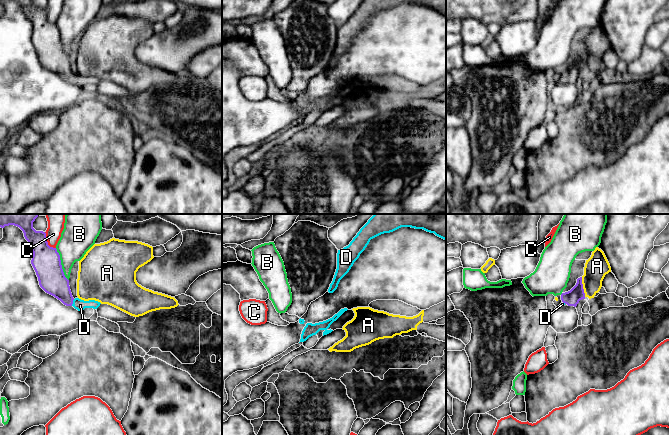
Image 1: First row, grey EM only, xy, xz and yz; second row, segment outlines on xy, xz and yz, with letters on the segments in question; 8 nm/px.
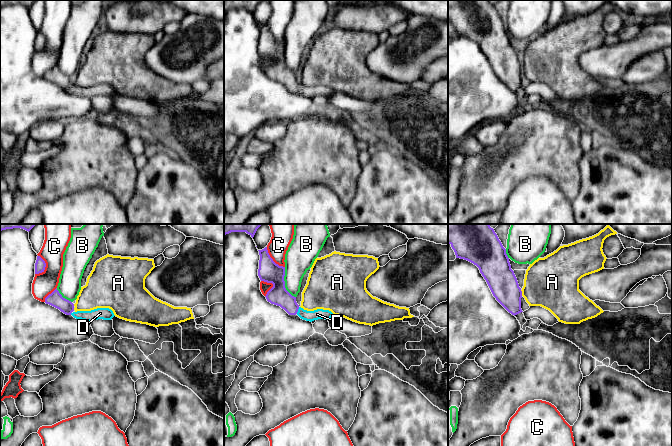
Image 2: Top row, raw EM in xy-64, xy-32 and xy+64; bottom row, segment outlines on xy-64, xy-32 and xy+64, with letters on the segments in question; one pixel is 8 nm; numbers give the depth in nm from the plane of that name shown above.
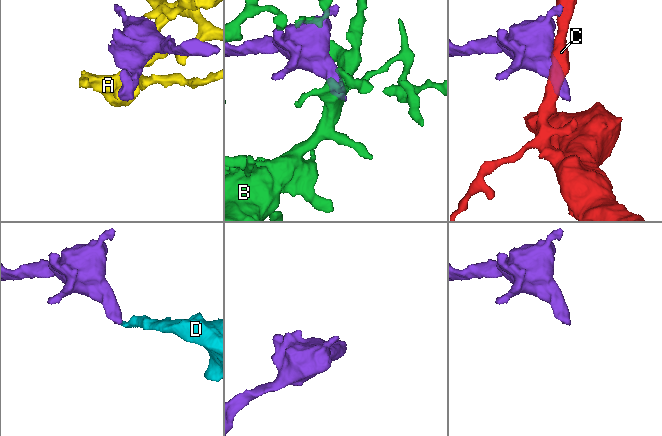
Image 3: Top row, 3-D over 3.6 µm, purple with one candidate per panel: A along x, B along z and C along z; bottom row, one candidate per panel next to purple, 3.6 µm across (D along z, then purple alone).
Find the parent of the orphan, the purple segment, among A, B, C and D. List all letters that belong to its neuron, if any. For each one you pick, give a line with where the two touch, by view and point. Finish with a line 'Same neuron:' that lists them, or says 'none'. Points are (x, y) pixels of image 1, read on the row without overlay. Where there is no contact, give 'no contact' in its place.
D: xy (72, 78)
Same neuron: D

